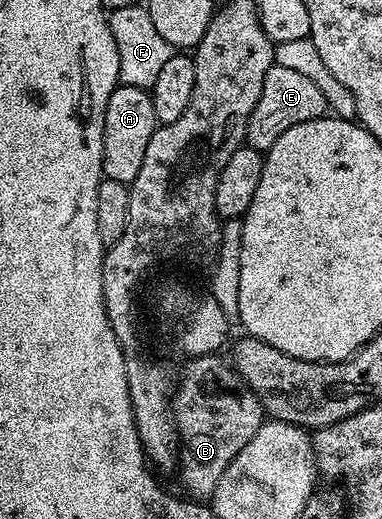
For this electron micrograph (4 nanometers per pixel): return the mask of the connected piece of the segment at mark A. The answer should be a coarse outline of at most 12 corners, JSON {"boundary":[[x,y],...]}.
{"boundary":[[151,94],[106,101],[104,178],[132,184],[157,126]]}

